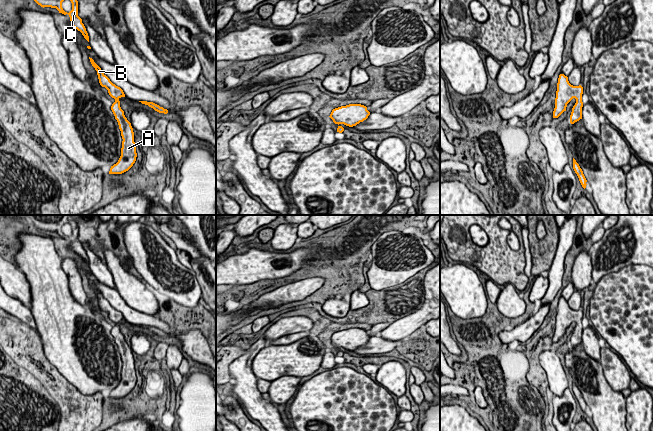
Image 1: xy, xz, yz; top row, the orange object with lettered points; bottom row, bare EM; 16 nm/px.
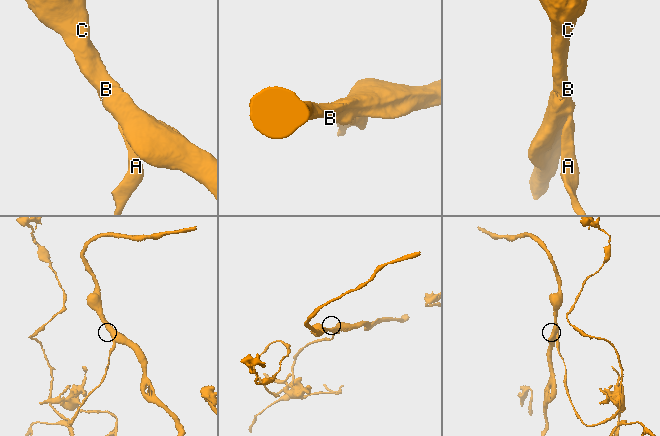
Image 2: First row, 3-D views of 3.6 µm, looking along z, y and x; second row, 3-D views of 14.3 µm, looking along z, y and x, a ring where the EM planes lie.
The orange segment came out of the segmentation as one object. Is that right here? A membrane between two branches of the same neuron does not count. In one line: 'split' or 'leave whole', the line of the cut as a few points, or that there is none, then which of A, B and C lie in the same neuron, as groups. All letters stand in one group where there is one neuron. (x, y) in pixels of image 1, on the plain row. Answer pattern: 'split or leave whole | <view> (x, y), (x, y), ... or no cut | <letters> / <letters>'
leave whole | no cut | A B C

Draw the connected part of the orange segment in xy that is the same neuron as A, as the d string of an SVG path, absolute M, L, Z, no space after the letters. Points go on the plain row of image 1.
M90 282L92 290L97 295L99 307L108 314L109 319L115 323L111 330L111 334L118 346L122 360L121 380L116 388L111 390L109 398L122 398L128 395L136 385L137 377L134 366L134 356L131 347L124 339L124 335L120 331L119 323L125 321L123 314L113 308L110 303L103 297L101 292Z

